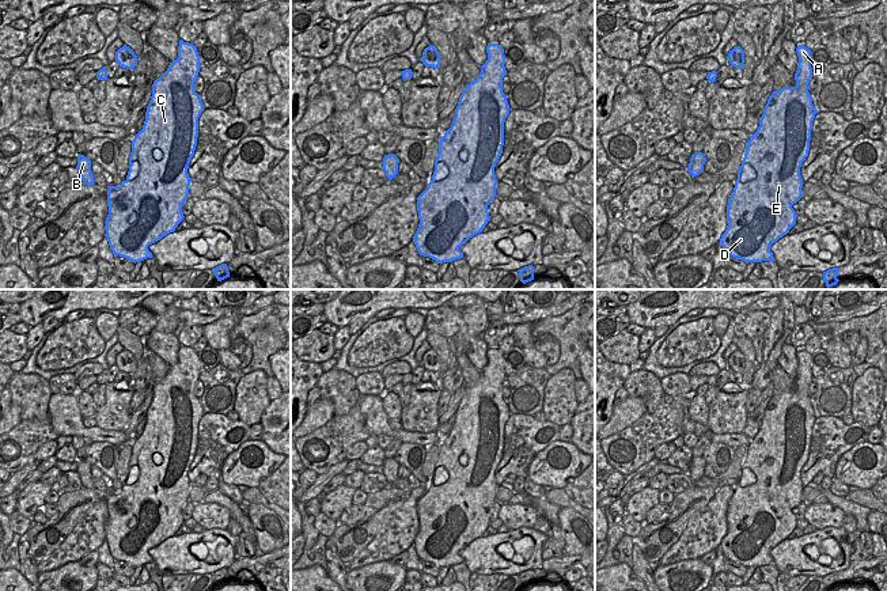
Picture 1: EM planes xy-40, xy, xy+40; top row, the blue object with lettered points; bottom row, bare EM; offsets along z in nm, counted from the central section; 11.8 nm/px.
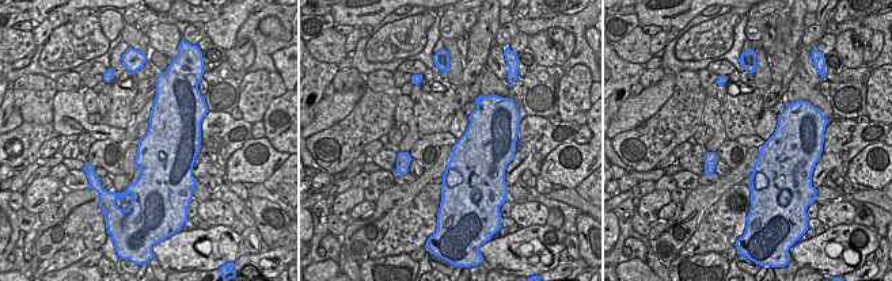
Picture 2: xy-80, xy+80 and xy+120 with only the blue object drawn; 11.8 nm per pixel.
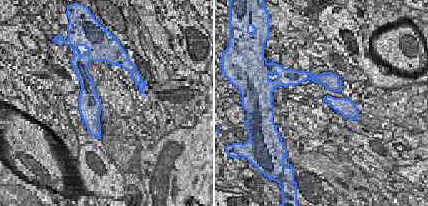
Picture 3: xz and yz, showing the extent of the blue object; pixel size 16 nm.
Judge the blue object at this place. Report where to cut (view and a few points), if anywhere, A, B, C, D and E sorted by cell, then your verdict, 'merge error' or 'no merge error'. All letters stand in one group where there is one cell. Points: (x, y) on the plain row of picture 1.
no cut; A B C D E; no merge error

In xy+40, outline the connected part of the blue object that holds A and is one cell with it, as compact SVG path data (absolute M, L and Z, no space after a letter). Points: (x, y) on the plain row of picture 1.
M799 349L796 357L796 390L769 401L728 503L728 530L720 546L725 558L746 568L774 565L770 550L796 529L792 509L804 501L800 471L818 414L808 397L811 355Z

